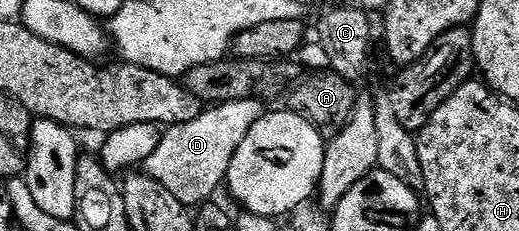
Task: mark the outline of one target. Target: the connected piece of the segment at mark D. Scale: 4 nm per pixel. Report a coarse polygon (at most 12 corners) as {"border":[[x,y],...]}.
{"border":[[264,102],[204,108],[172,125],[145,173],[198,207],[265,112]]}

